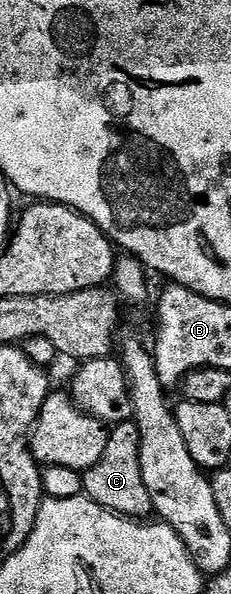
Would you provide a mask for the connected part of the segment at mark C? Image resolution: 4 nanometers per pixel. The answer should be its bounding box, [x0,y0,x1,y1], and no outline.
[82,420,152,519]

